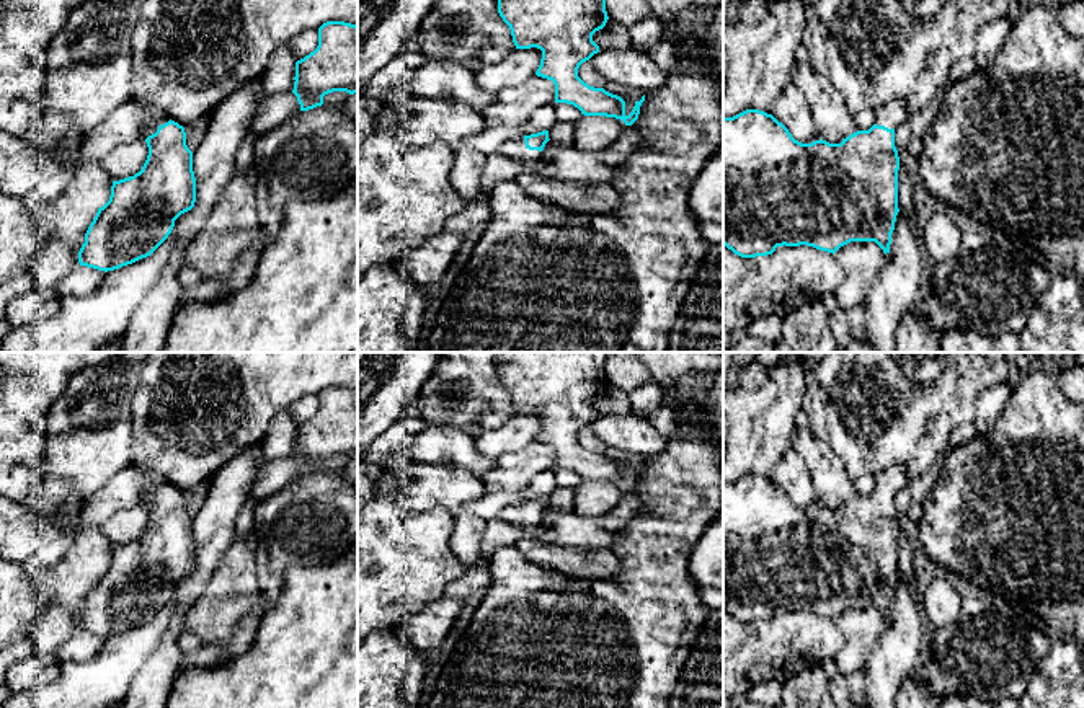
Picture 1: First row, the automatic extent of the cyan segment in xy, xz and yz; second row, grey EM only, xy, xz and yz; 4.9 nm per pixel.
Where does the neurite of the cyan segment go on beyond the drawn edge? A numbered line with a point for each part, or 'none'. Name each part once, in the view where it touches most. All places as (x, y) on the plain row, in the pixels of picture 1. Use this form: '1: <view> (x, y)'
1: xy (151, 482)

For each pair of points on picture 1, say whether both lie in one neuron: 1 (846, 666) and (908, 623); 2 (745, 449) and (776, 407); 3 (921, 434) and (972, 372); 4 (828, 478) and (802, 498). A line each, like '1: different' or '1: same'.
1: different
2: same
3: same
4: different

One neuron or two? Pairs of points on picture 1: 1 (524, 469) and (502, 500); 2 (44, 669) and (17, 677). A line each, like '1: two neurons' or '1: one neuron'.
1: two neurons
2: one neuron

